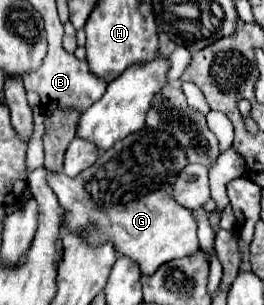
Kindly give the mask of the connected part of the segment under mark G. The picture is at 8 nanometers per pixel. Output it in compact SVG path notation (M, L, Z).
M141 128L127 138L119 140L109 148L109 152L103 152L95 164L75 178L69 178L59 172L47 170L47 184L59 198L61 206L67 210L65 228L77 230L85 234L85 238L91 244L101 244L105 240L111 240L119 254L129 256L141 266L143 274L153 274L161 264L179 258L179 256L193 256L199 250L197 240L197 220L193 216L193 210L181 206L173 198L173 184L177 180L177 174L187 166L187 154L177 144L177 140L161 128Z

